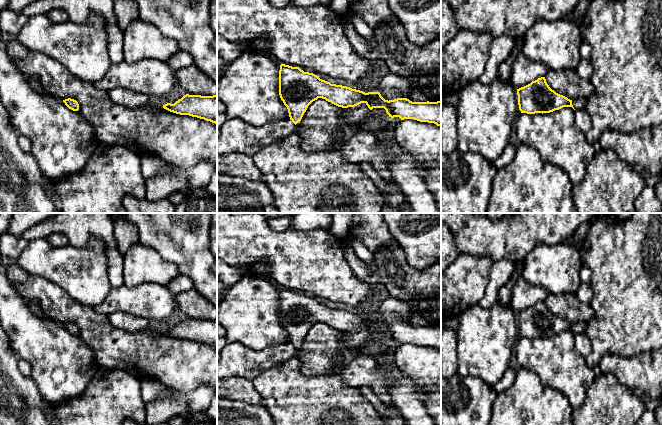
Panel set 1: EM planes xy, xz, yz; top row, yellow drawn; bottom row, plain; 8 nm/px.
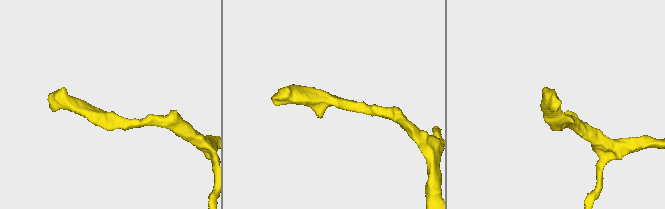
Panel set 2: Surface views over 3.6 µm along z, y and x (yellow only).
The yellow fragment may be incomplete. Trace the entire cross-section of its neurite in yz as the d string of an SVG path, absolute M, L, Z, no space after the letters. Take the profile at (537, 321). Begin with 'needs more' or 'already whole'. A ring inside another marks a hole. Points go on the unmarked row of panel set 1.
already whole; M545 301L517 313L518 329L521 337L550 337L563 331L573 331L572 324L556 317L546 306Z

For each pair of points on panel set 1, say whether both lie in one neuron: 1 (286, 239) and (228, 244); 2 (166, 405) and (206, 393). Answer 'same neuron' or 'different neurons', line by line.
1: same neuron
2: same neuron

